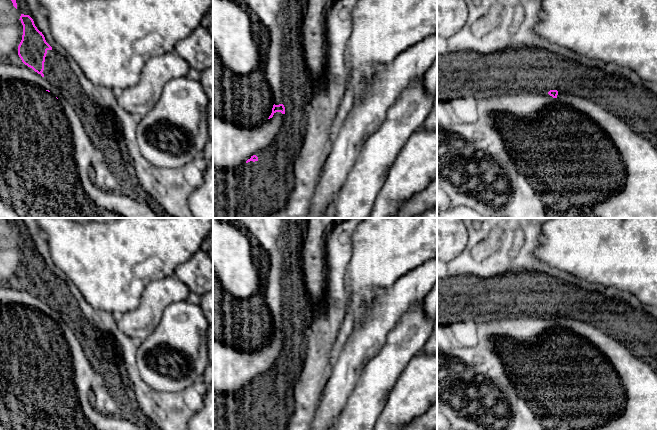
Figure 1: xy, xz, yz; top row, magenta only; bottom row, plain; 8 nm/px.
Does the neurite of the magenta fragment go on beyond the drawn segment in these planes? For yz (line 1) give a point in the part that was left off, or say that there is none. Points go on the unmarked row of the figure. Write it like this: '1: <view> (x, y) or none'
1: none

